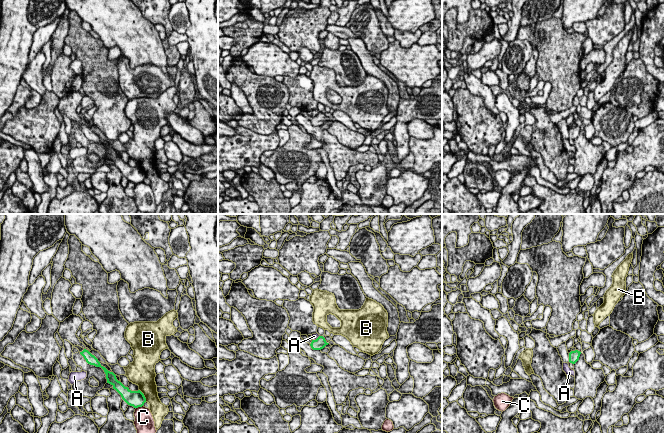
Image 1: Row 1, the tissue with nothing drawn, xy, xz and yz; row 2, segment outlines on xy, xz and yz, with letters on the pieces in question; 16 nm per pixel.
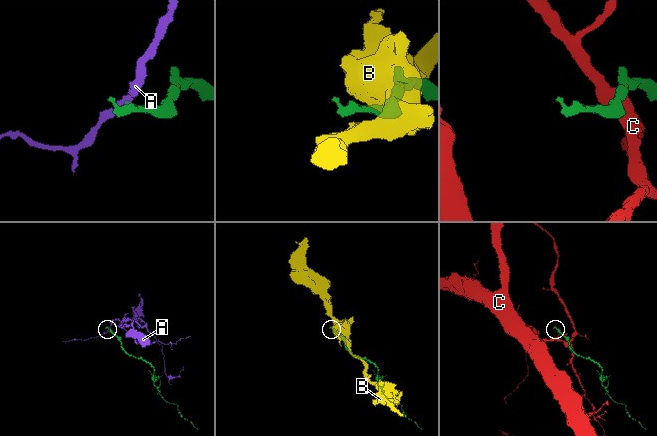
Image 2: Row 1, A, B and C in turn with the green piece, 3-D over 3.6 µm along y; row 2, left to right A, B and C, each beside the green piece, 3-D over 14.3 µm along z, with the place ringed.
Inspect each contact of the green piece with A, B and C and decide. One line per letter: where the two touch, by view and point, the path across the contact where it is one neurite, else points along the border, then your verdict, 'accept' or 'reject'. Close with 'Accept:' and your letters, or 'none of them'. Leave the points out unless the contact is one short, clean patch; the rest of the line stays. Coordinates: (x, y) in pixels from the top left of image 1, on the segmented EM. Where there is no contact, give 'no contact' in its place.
A: contact xz (316, 339); border xz (319, 335), (312, 340); reject
B: contact xy (143, 395); reject
C: contact xy (139, 406); reject
Accept: none of them

